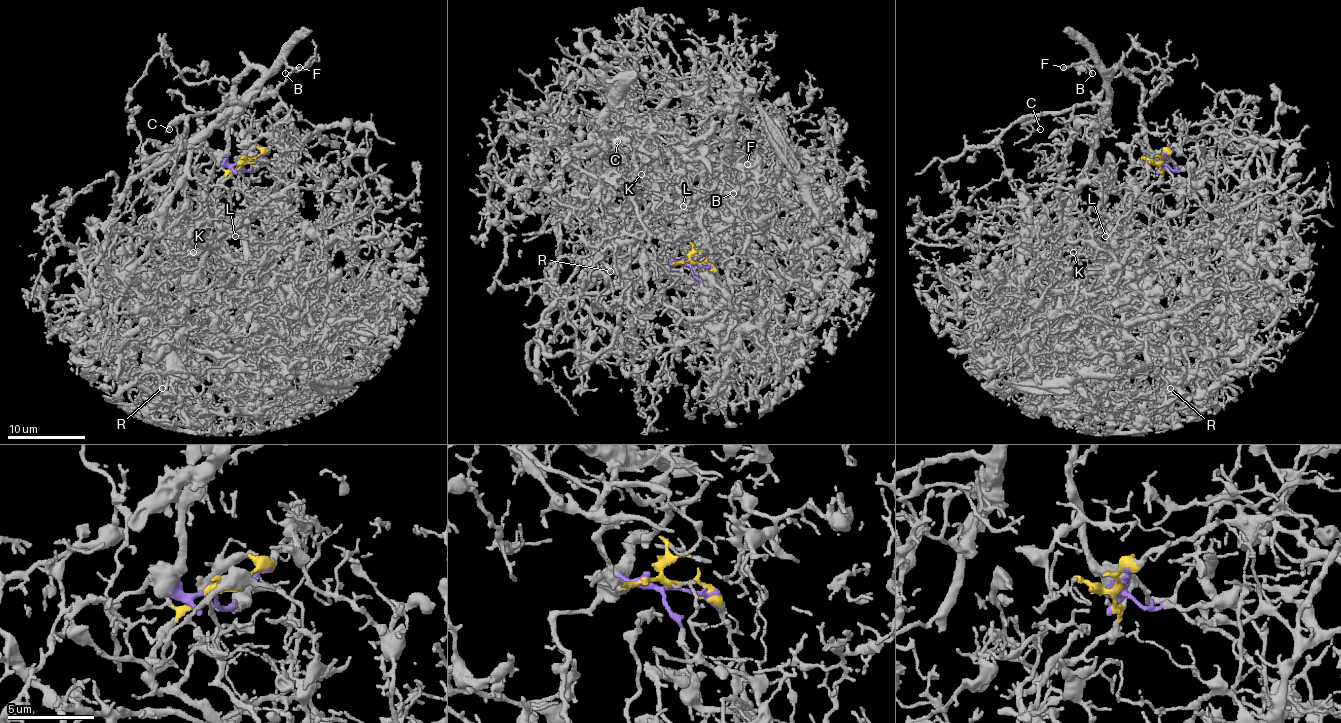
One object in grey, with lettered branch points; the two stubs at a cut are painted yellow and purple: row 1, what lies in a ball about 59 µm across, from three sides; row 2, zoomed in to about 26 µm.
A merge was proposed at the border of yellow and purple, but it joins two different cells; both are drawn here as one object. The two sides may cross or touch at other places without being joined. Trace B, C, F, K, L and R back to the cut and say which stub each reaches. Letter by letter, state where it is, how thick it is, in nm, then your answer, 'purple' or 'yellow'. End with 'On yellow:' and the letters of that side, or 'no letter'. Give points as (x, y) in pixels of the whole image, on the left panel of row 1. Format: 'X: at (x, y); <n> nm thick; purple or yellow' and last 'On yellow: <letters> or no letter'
B: at (285, 73); 110 nm thick; purple
C: at (169, 129); 110 nm thick; purple
F: at (299, 67); 190 nm thick; purple
K: at (193, 252); 120 nm thick; yellow
L: at (235, 236); 360 nm thick; yellow
R: at (162, 388); 140 nm thick; yellow
On yellow: K, L, R

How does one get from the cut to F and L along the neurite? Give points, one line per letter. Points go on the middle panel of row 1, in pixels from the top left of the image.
F: (695, 264), (675, 262), (675, 248), (730, 192), (734, 186), (734, 174), (747, 164)
L: (695, 264), (668, 258), (664, 225), (670, 219), (712, 227), (695, 213), (675, 219), (670, 215), (683, 205)

